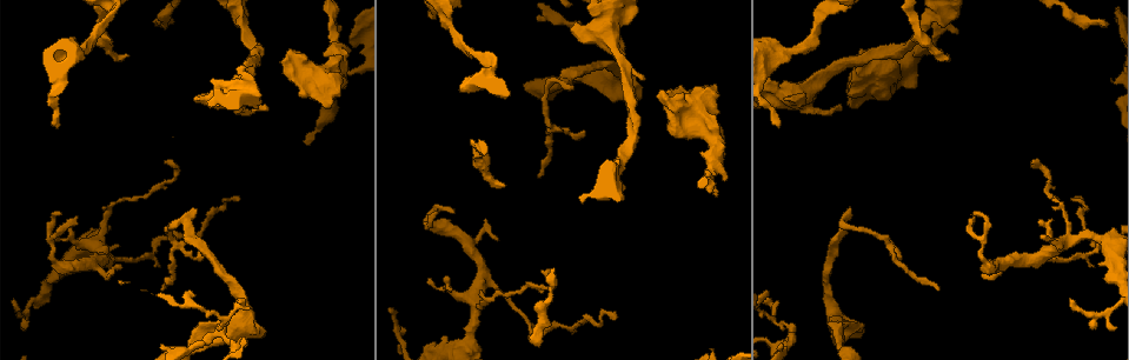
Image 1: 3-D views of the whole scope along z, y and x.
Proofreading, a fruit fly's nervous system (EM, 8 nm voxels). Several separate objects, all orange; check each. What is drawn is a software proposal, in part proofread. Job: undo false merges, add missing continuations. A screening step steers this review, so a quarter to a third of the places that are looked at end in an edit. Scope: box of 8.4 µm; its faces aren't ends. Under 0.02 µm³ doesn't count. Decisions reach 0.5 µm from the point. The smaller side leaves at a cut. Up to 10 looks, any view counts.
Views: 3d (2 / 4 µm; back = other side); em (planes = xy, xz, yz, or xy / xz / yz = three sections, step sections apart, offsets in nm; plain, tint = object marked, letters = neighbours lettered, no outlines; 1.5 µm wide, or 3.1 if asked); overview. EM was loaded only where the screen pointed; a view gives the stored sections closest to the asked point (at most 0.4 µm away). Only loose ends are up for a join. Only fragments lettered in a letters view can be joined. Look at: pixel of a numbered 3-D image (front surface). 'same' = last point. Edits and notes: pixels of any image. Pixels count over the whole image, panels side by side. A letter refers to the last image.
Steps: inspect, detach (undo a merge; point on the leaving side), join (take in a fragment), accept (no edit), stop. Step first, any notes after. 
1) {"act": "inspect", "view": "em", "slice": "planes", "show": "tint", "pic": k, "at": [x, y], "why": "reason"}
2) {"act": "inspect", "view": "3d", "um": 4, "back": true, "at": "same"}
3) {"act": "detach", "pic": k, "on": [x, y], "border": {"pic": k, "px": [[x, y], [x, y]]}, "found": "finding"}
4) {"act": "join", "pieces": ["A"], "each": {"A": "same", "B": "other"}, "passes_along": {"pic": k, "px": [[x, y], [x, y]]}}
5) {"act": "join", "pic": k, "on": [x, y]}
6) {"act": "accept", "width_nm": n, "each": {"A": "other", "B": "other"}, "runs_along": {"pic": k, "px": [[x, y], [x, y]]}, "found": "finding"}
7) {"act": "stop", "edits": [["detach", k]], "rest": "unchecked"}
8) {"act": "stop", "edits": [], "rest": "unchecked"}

{"act": "inspect", "view": "em", "slice": "yz", "step": 4, "show": "tint", "pic": 1, "at": [194, 99]}

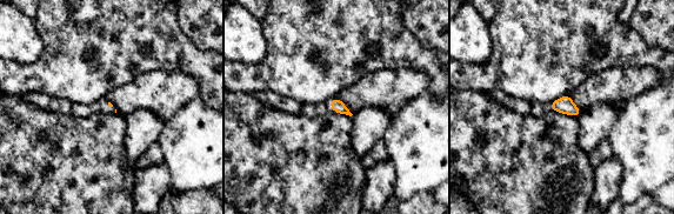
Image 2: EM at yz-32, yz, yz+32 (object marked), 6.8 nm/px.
{"act": "inspect", "view": "em", "slice": "planes", "show": "letters", "at": "same"}

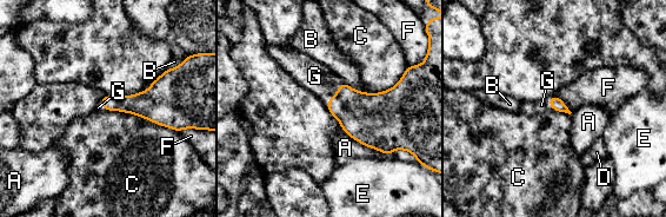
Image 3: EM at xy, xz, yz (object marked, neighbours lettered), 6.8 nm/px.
{"act": "join", "pieces": ["G"], "each": {"A": "other", "B": "other", "C": "other", "D": "other", "E": "other", "F": "other", "G": "same"}, "passes_along": {"pic": 3, "px": [[364, 117], [335, 93], [314, 76]]}, "found": "it goes on there"}

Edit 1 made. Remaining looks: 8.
{"act": "inspect", "view": "em", "slice": "planes", "show": "letters", "pic": 1, "at": [841, 224], "why": "sharp bend"}

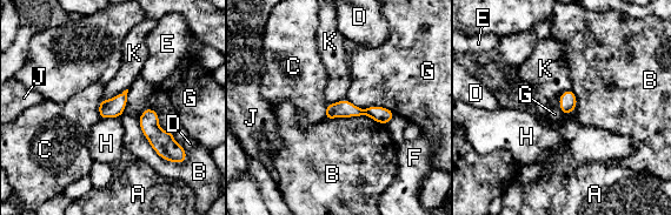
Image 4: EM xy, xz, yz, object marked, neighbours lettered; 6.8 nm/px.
{"act": "detach", "pic": 4, "on": [344, 108], "longest_contact_nm": ["B", 420], "each": {"A": "other", "B": "other", "C": "other", "D": "other", "E": "other", "F": "other", "G": "other", "H": "other", "J": "other", "K": "other"}, "found": "two neurons meet here"}

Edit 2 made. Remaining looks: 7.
{"act": "inspect", "view": "3d", "um": 4, "pic": 1, "at": [983, 255], "why": "sudden change in width"}

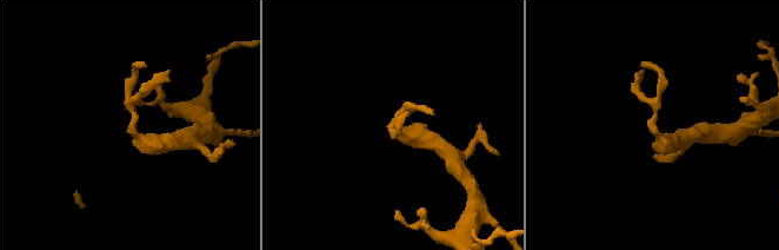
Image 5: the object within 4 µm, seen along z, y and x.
{"act": "inspect", "view": "em", "slice": "planes", "show": "plain", "pic": 5, "at": [134, 132], "why": "need the tissue"}

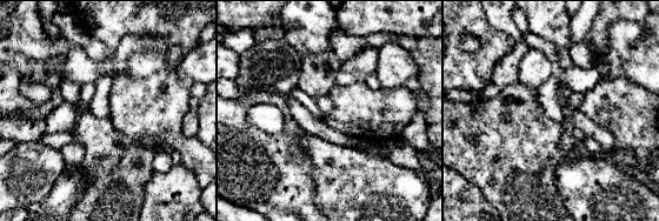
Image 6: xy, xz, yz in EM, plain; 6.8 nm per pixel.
{"act": "inspect", "view": "em", "slice": "planes", "show": "letters", "at": "same"}

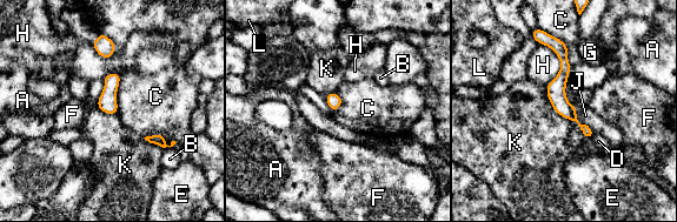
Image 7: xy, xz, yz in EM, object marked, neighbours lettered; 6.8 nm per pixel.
{"act": "accept", "each": {"A": "other", "B": "other", "C": "other", "D": "other", "E": "other", "F": "other", "G": "other", "H": "other", "J": "other", "K": "other", "L": "other"}, "border": {"pic": 7, "px": [[543, 31], [568, 47], [571, 66]]}, "found": "continuous, no second neuron"}

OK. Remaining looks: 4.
{"act": "stop", "edits": [["join", 3], ["detach", 4]], "rest": "unchecked"}

